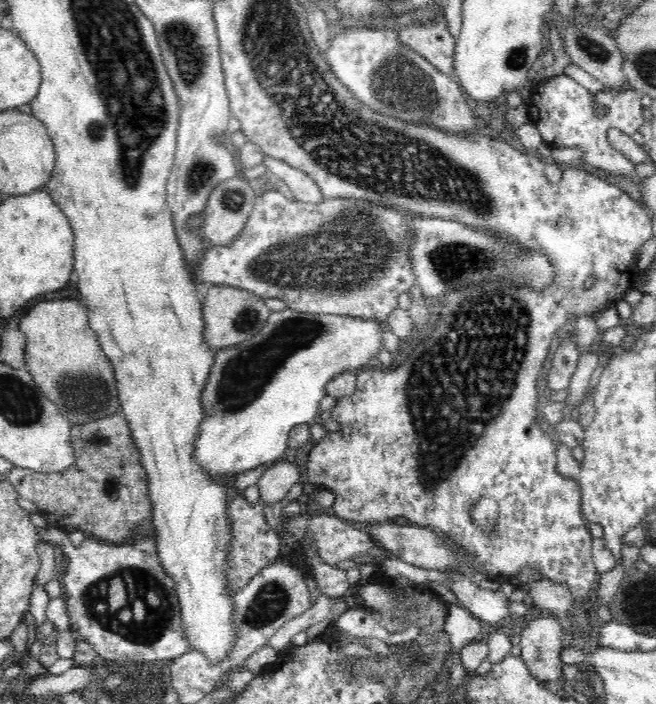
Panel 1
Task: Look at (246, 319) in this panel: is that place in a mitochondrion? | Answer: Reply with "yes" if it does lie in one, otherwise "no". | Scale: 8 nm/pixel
yes

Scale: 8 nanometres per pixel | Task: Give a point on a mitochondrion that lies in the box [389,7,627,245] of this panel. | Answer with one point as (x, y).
(589, 46)

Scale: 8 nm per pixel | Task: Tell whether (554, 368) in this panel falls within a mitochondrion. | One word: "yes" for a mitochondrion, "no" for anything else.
no

